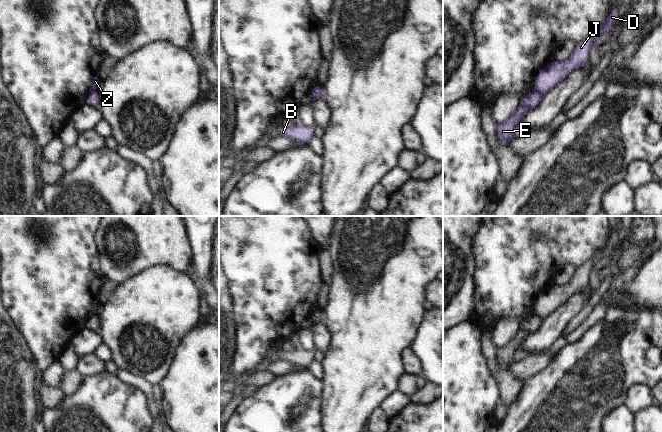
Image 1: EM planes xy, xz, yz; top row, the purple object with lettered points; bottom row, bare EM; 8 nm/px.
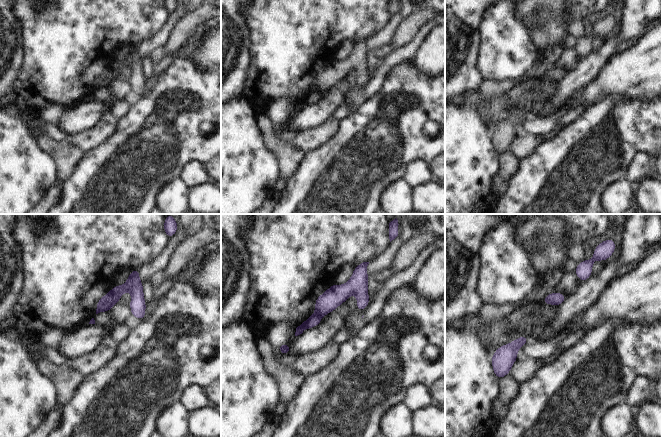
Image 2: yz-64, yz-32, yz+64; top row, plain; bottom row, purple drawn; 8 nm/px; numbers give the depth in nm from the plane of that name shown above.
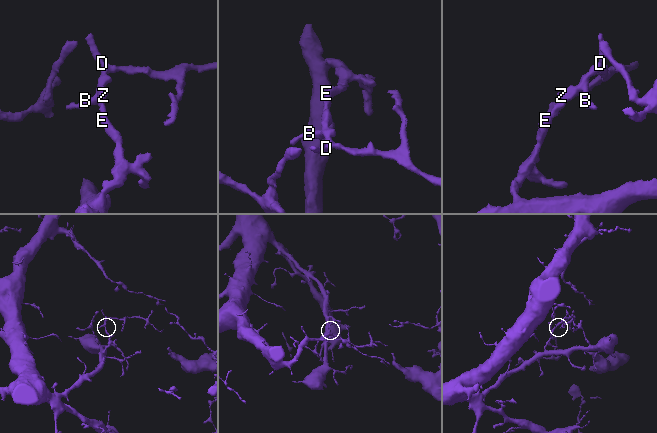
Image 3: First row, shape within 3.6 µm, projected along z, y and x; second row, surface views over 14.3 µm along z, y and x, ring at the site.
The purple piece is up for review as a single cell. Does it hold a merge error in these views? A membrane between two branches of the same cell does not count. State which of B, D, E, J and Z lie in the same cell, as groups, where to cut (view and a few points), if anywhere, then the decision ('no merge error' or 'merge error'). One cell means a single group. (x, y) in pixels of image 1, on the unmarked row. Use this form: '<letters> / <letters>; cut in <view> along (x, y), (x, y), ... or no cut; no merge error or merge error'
B D J Z / E; cut in yz along (535, 314), (542, 319); merge error

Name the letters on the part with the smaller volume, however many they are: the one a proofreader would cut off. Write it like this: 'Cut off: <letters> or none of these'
Cut off: B, D, J, Z

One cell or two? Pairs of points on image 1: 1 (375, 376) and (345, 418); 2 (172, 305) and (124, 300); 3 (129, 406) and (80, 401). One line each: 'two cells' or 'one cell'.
1: one cell
2: one cell
3: one cell

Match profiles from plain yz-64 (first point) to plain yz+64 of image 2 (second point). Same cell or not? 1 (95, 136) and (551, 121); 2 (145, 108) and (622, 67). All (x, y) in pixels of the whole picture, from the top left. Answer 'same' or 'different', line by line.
1: different
2: different

